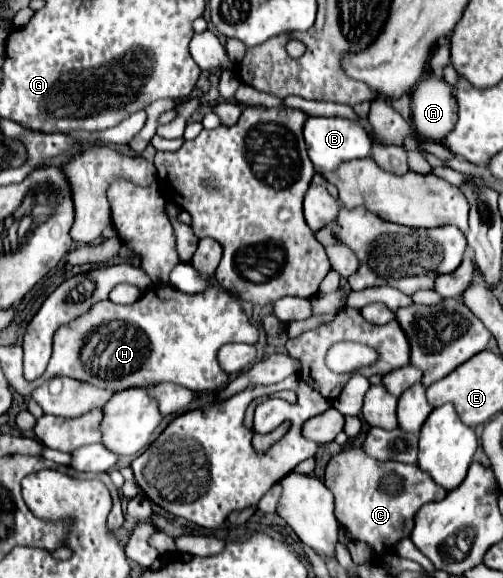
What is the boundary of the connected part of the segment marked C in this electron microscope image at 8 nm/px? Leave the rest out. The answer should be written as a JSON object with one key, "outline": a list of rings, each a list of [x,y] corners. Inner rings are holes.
{"outline":[[[361,447],[345,449],[331,457],[327,471],[325,471],[325,485],[335,495],[335,515],[339,523],[347,527],[347,531],[353,535],[355,541],[369,543],[377,551],[377,557],[383,553],[385,547],[391,547],[399,539],[411,535],[413,517],[417,509],[421,509],[427,501],[441,501],[447,495],[447,491],[441,485],[437,485],[431,479],[431,475],[421,471],[419,467],[411,467],[411,465],[397,463],[397,461],[387,461],[379,465],[373,457],[367,457],[367,453]]]}

